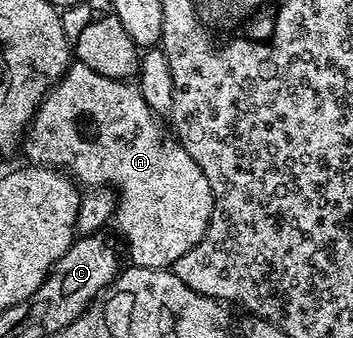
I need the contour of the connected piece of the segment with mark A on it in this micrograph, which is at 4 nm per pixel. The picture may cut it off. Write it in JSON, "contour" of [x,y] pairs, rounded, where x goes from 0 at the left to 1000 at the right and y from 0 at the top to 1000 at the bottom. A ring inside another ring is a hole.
{"contour":[[[207,186],[193,195],[178,228],[125,278],[125,299],[102,322],[91,367],[62,408],[68,453],[88,485],[190,506],[238,553],[314,553],[326,562],[334,574],[323,621],[326,686],[346,713],[351,698],[360,769],[365,760],[374,769],[365,775],[399,796],[496,787],[499,772],[516,766],[538,731],[558,725],[572,695],[584,695],[606,612],[595,530],[572,518],[572,494],[538,470],[507,417],[484,402],[465,405],[450,364],[448,346],[414,311],[382,249],[351,234],[278,222],[278,210],[255,198]]]}

